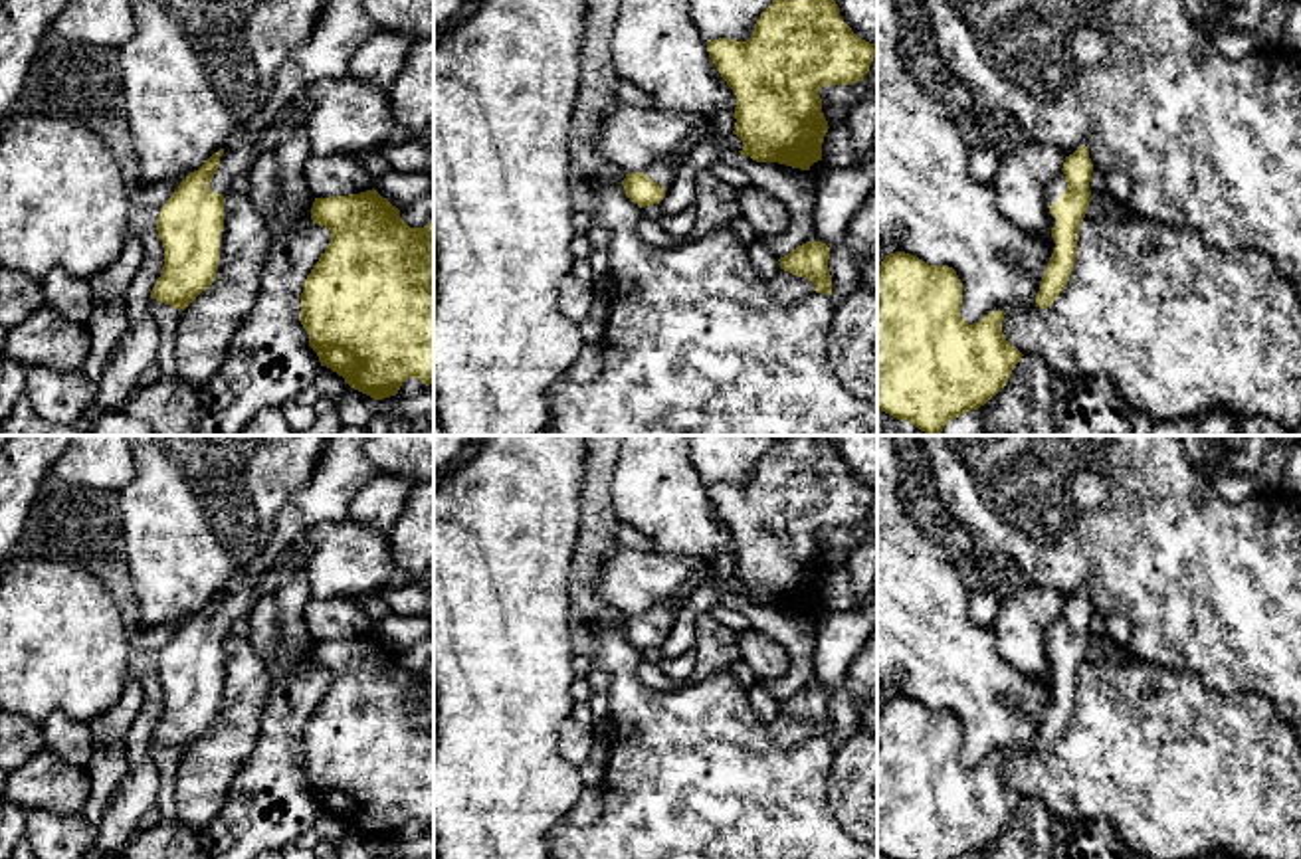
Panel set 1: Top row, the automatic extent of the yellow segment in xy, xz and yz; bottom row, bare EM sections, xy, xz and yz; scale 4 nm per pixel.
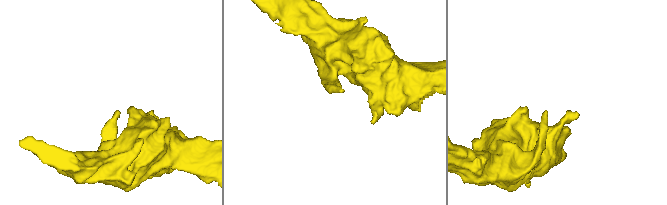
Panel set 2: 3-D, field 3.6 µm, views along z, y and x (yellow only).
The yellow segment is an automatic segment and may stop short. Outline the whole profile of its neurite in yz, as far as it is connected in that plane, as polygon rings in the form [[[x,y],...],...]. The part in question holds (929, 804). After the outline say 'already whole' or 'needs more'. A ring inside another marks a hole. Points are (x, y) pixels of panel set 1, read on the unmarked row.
[[[897,695],[877,711],[877,853],[889,859],[962,859],[978,853],[1008,825],[1022,796],[1002,776],[1004,754],[992,754],[968,768],[960,760],[962,726],[949,709],[929,709]]]; already whole

